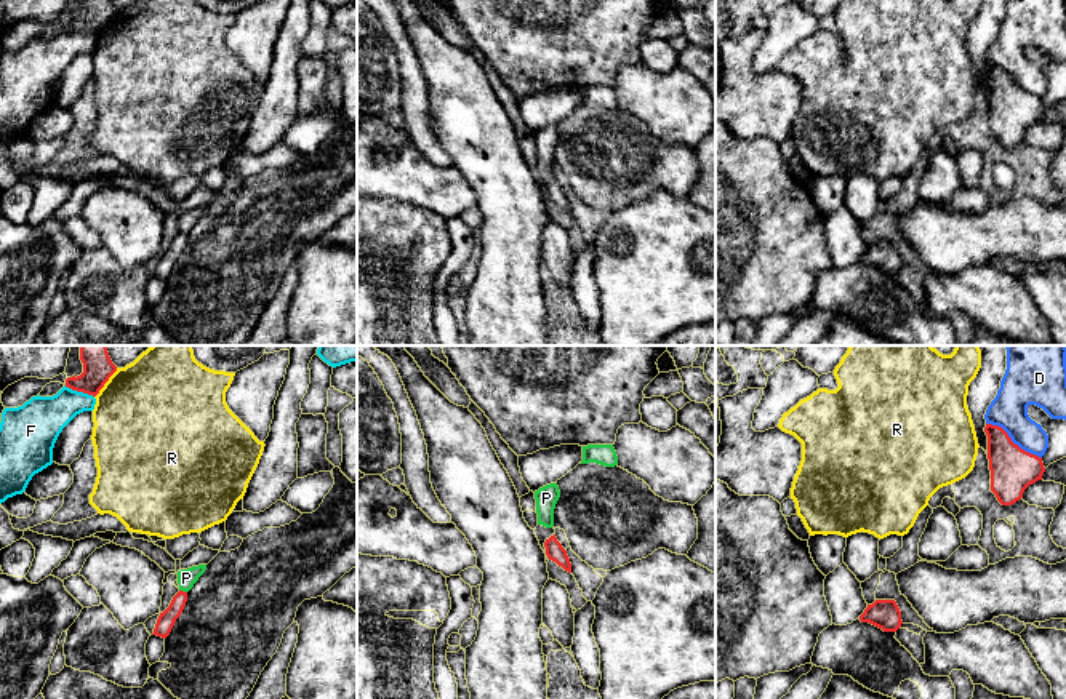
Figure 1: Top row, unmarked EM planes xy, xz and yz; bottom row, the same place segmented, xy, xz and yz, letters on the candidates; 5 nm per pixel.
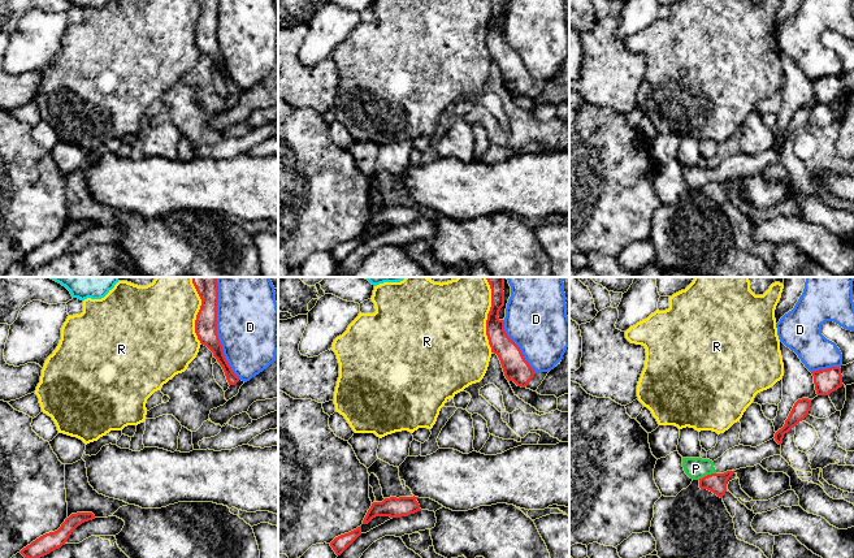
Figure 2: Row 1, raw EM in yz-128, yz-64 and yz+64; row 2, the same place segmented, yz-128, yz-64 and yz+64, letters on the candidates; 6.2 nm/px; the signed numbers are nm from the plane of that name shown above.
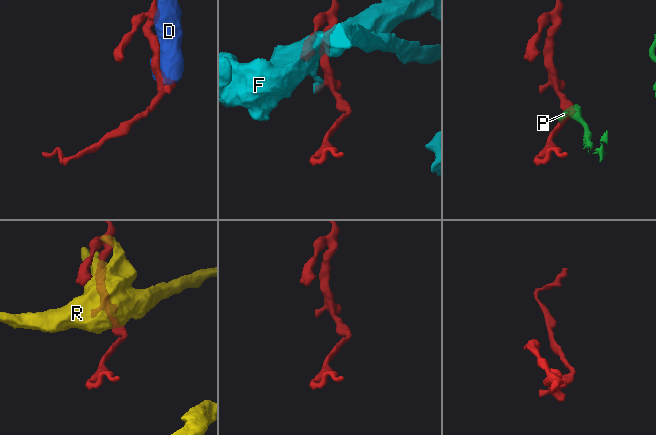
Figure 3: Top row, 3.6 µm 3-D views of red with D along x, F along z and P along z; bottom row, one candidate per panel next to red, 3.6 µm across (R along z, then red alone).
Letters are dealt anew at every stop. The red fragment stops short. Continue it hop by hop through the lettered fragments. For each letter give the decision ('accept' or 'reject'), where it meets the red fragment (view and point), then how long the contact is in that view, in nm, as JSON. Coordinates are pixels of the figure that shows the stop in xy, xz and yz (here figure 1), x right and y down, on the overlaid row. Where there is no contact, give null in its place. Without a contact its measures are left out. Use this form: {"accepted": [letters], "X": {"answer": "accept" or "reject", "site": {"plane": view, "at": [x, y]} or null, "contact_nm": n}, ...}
{"accepted": [], "D": {"answer": "reject", "site": {"plane": "yz", "at": [1012, 442]}, "contact_nm": 340}, "F": {"answer": "reject", "site": {"plane": "xy", "at": [79, 391]}, "contact_nm": 160}, "P": {"answer": "reject", "site": {"plane": "xy", "at": [181, 591]}, "contact_nm": 40}, "R": {"answer": "reject", "site": {"plane": "xy", "at": [106, 381]}, "contact_nm": 190}}

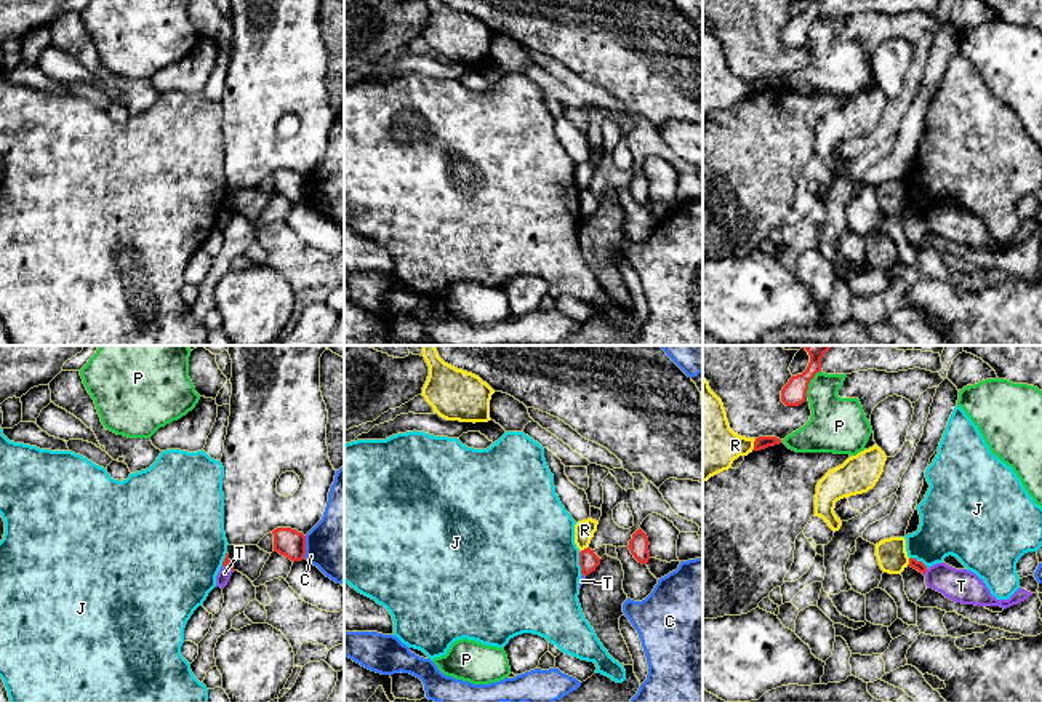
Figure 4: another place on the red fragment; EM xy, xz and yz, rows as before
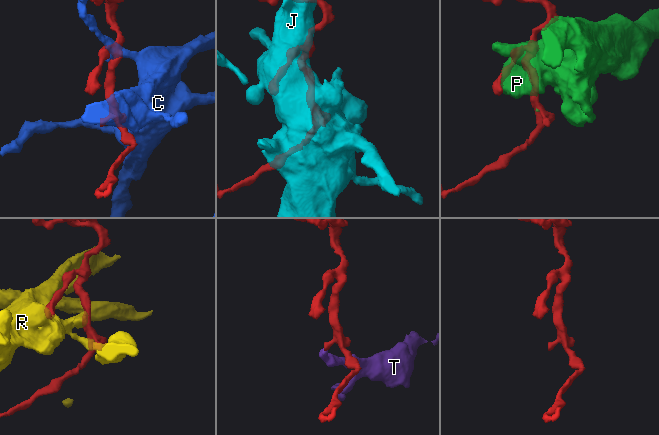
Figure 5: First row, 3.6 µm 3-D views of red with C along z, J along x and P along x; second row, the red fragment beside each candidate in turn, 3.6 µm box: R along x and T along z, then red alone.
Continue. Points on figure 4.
{"accepted": [], "C": {"answer": "reject", "site": {"plane": "xy", "at": [304, 547]}, "contact_nm": 120}, "J": {"answer": "reject", "site": {"plane": "xz", "at": [580, 563]}, "contact_nm": 120}, "P": {"answer": "reject", "site": {"plane": "yz", "at": [809, 382]}, "contact_nm": 160}, "R": {"answer": "reject", "site": {"plane": "yz", "at": [754, 445]}, "contact_nm": 70}, "T": {"answer": "reject", "site": {"plane": "yz", "at": [924, 573]}, "contact_nm": 40}}

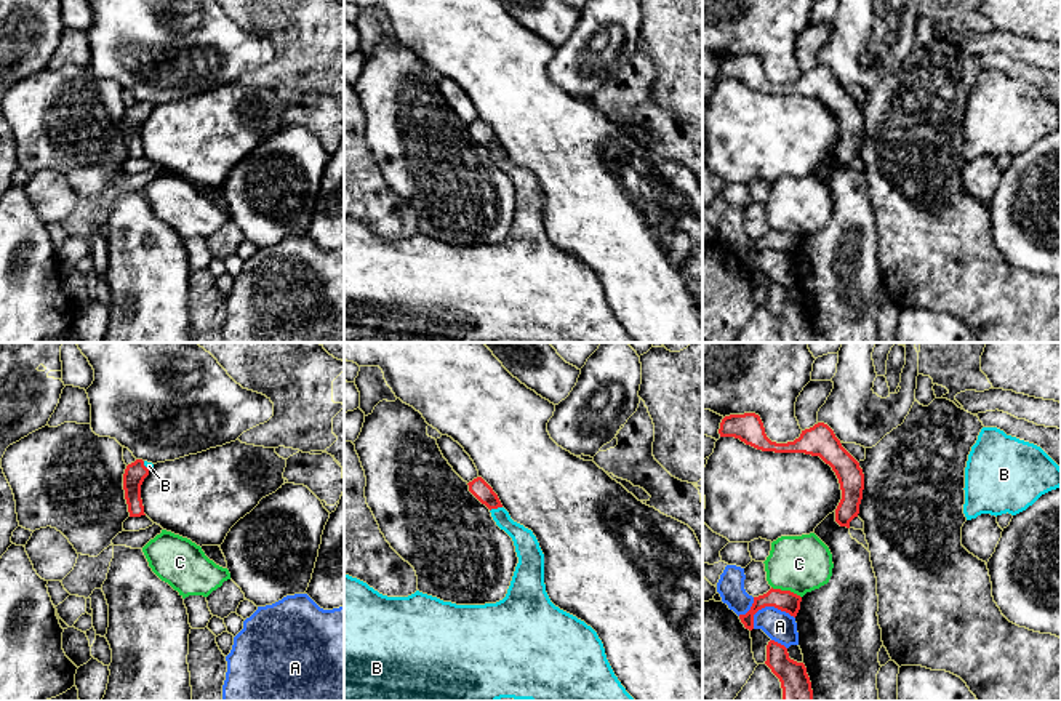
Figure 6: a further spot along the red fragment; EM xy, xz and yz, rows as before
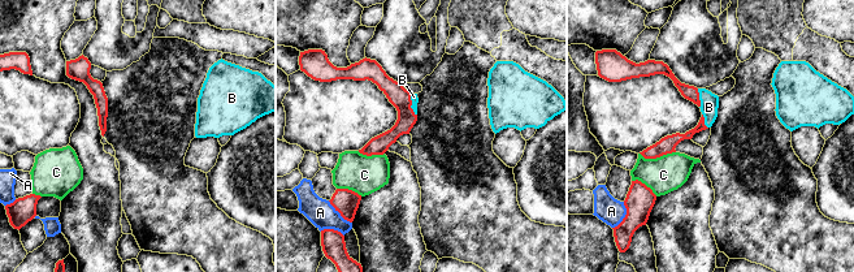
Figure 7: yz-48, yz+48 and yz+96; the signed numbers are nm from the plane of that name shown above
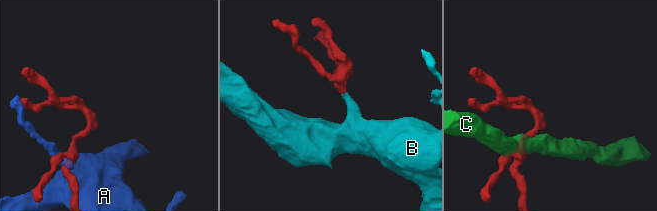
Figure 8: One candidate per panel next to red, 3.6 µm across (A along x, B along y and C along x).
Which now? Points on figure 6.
{"accepted": ["B"], "A": {"answer": "reject", "site": {"plane": "yz", "at": [767, 605]}, "contact_nm": 220}, "B": {"answer": "accept", "site": {"plane": "xz", "at": [495, 508]}, "contact_nm": 70}, "C": {"answer": "reject", "site": {"plane": "yz", "at": [786, 591]}, "contact_nm": 160}}

